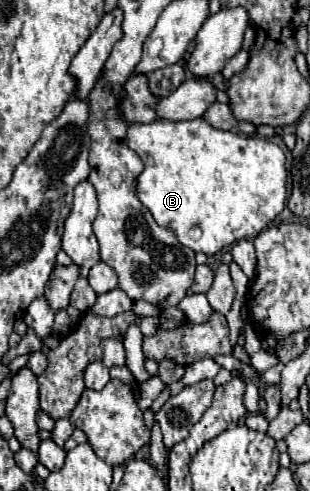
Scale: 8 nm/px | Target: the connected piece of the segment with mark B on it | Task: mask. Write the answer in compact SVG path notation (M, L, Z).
M191 119L191 121L153 121L153 123L147 123L147 125L141 125L141 123L135 123L135 125L129 125L129 131L127 131L127 145L141 157L141 161L145 163L145 169L143 173L137 177L137 197L141 199L141 203L151 211L153 219L161 225L161 227L167 227L167 229L175 229L175 235L179 239L179 243L183 243L185 247L193 249L193 251L201 251L205 255L215 255L219 251L225 251L229 249L235 241L239 239L251 239L251 237L257 237L285 207L285 199L287 199L287 169L285 169L285 153L283 149L273 143L269 139L264 139L258 136L251 137L251 135L245 135L243 133L234 133L233 131L221 131L221 129L215 129L211 125L205 123L205 119Z

